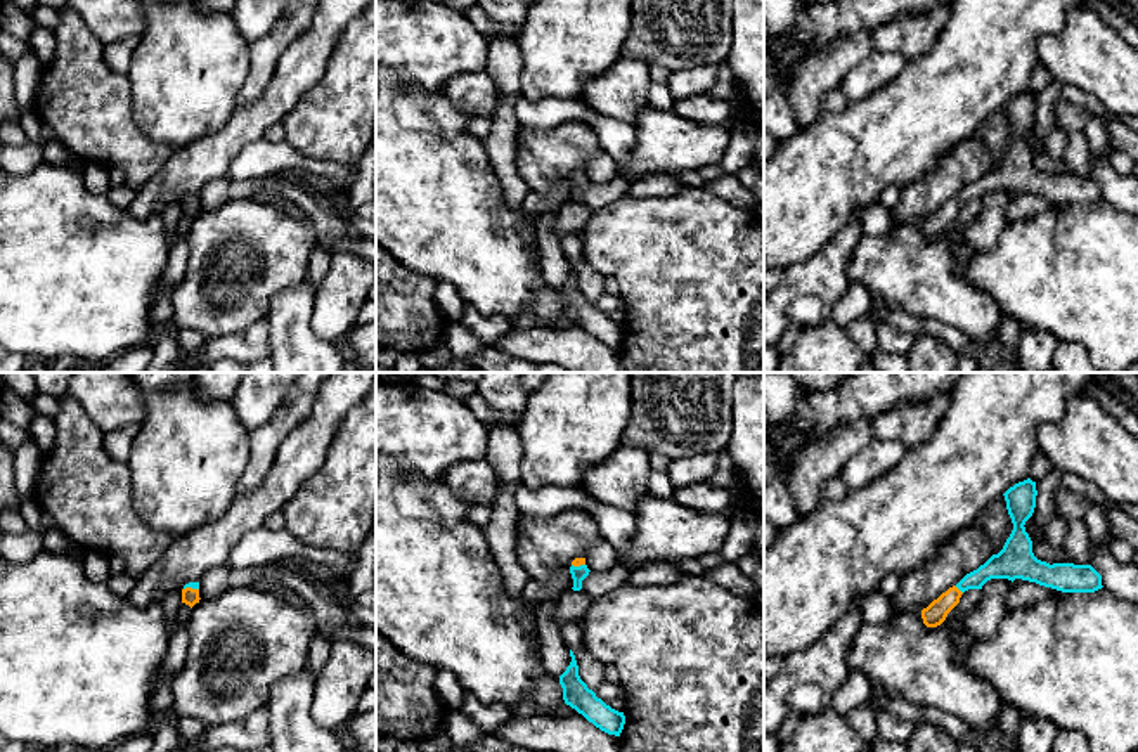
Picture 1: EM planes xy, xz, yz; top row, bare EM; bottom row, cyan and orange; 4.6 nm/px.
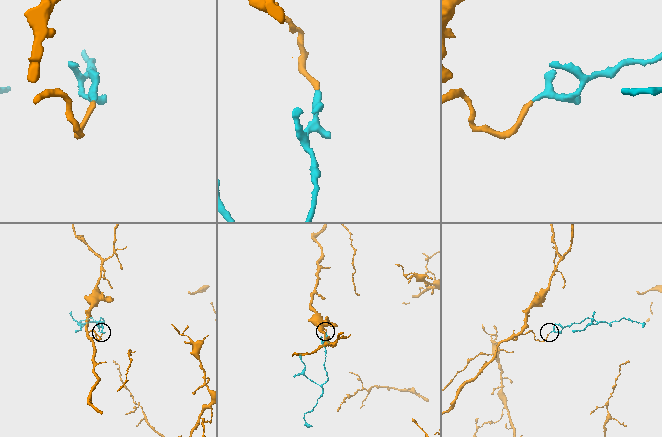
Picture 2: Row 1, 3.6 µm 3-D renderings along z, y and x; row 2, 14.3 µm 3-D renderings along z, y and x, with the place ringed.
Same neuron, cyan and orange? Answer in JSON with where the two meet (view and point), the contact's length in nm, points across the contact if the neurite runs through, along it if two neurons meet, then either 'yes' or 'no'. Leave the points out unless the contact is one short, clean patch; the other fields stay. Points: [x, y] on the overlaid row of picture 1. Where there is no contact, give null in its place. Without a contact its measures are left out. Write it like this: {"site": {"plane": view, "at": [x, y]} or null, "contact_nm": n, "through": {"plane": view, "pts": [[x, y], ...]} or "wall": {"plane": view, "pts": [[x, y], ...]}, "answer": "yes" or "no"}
{"site": {"plane": "yz", "at": [958, 588]}, "contact_nm": 50, "through": {"plane": "yz", "pts": [[1003, 565], [958, 588], [936, 612]]}, "answer": "yes"}

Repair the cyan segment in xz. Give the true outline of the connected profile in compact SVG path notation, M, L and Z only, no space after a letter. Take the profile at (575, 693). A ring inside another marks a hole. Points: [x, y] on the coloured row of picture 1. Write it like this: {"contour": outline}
{"contour": "M572 650L570 657L570 665L559 676L565 703L582 714L601 731L620 736L625 724L624 712L611 709L601 698L598 698L592 690L587 688L587 684L579 676L579 665Z"}

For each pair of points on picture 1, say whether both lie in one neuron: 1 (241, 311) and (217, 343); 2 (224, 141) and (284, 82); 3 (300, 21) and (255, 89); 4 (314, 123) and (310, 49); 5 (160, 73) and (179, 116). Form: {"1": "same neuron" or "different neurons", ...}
{"1": "different neurons", "2": "same neuron", "3": "same neuron", "4": "different neurons", "5": "same neuron"}

